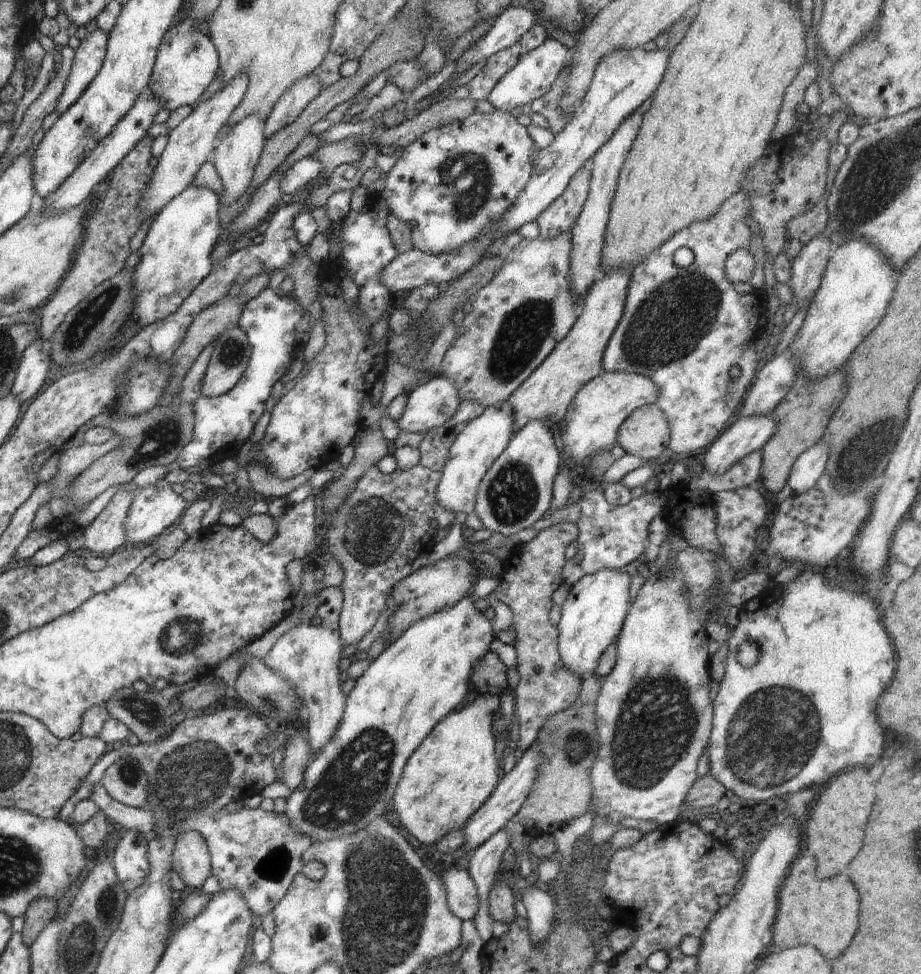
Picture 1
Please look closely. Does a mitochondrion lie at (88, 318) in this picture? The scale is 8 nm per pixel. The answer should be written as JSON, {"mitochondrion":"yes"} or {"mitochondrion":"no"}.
{"mitochondrion":"yes"}

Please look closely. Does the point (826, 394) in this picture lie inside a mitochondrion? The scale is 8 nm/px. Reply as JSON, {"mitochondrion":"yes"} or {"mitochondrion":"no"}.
{"mitochondrion":"no"}

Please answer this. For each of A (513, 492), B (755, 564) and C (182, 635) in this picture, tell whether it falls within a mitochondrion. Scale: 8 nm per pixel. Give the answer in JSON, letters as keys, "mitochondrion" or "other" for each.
{"A":"mitochondrion","B":"other","C":"mitochondrion"}

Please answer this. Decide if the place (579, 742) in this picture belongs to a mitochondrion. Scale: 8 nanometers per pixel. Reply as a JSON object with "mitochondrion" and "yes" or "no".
{"mitochondrion":"yes"}

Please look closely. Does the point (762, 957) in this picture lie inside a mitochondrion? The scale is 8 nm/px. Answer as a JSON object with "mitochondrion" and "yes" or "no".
{"mitochondrion":"no"}

